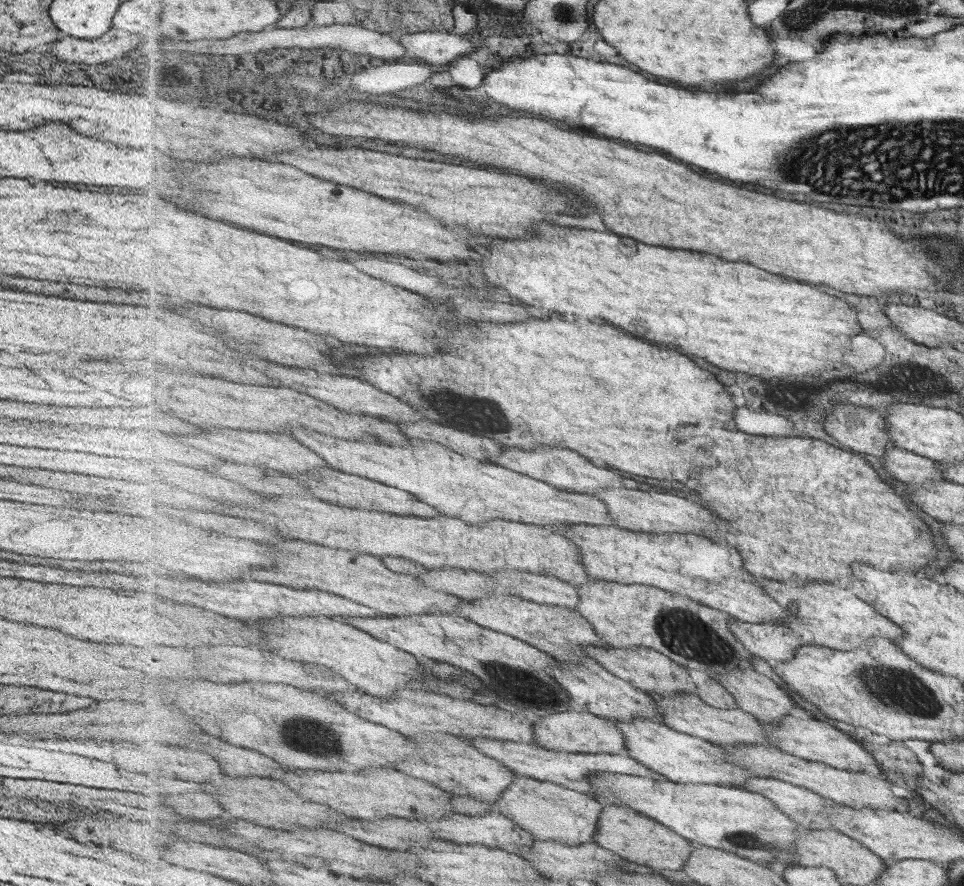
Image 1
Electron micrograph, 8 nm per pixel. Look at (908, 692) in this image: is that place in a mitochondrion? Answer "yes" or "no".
yes

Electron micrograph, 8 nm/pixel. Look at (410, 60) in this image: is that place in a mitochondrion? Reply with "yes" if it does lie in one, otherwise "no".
no

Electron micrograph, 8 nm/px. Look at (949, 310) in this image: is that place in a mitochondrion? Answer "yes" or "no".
no

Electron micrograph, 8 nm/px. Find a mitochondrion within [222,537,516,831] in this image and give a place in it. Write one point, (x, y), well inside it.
(318, 742)

